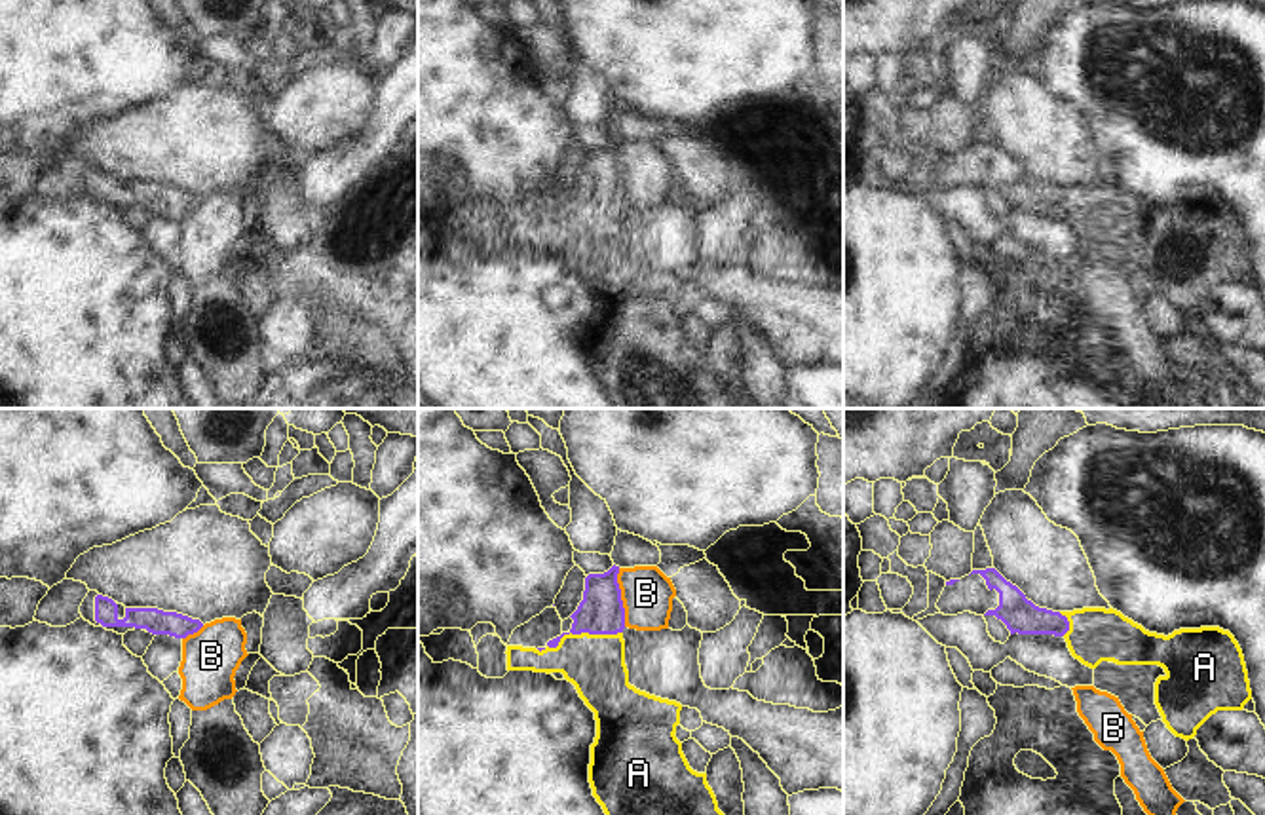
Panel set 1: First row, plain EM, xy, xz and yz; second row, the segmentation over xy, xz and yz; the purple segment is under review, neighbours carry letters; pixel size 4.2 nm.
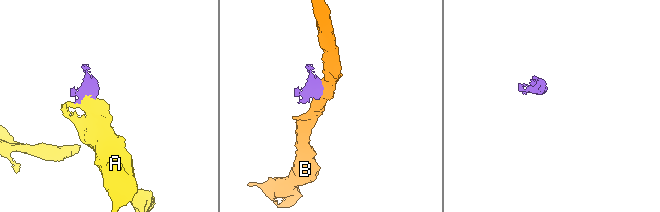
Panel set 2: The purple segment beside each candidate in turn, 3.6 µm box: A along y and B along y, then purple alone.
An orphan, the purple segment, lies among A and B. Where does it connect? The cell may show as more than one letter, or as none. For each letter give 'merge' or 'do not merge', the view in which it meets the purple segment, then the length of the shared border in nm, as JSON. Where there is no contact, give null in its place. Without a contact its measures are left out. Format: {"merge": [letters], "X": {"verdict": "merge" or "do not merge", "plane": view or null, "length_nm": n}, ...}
{"merge": ["A"], "A": {"verdict": "merge", "plane": "xz", "length_nm": 360}, "B": {"verdict": "do not merge", "plane": "xz", "length_nm": 260}}

